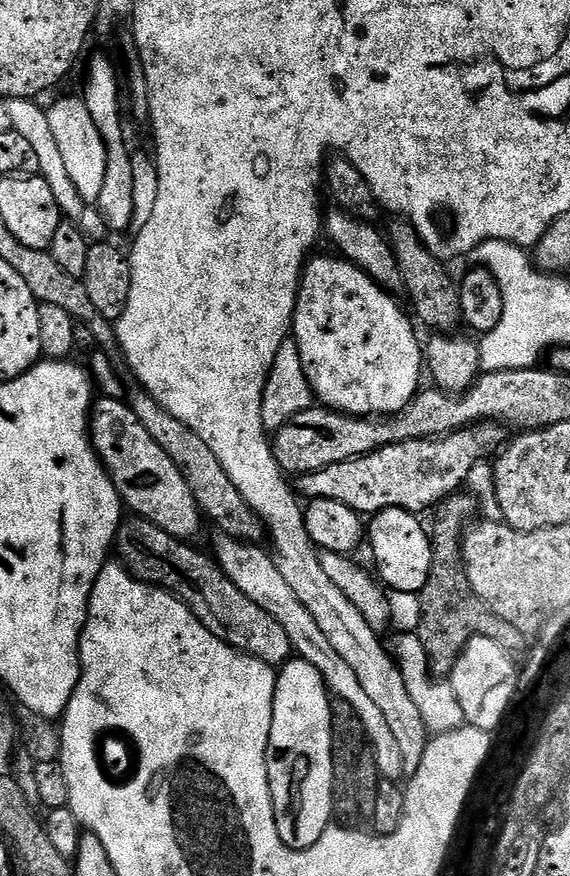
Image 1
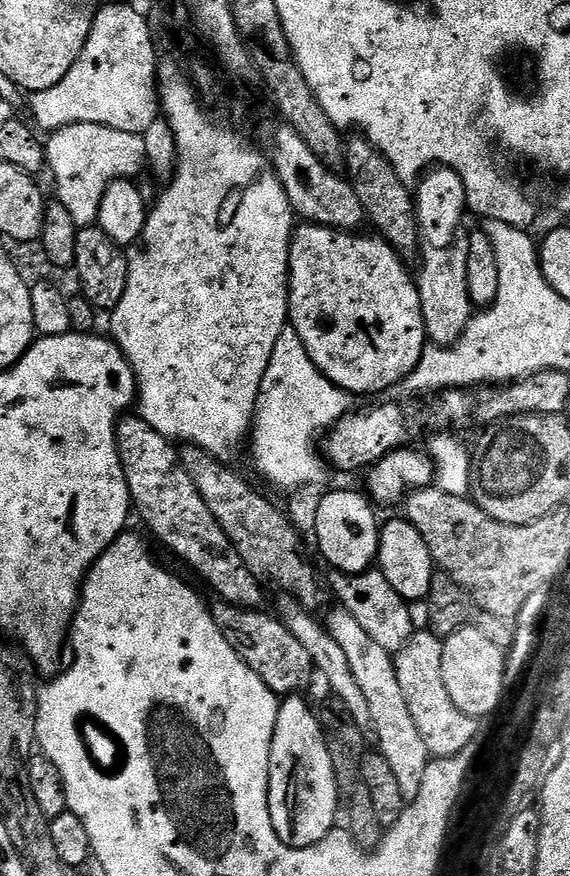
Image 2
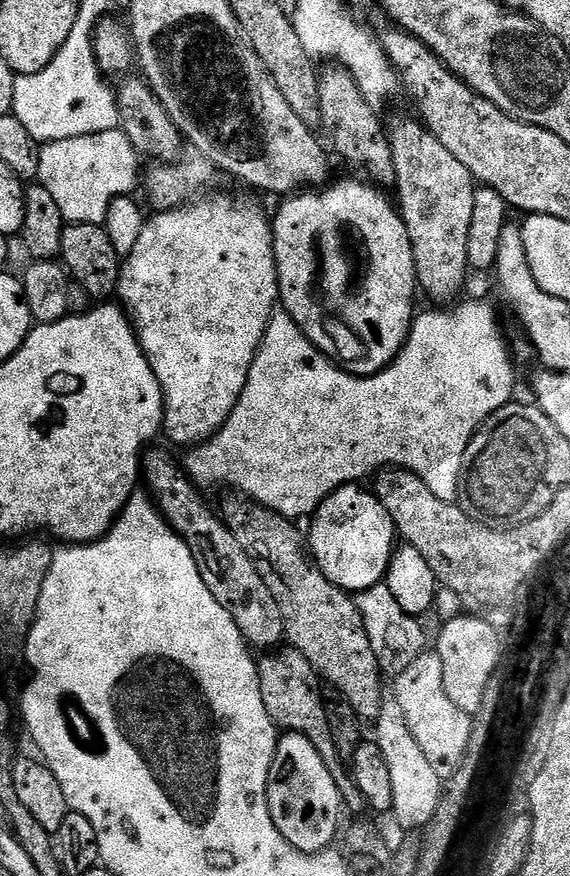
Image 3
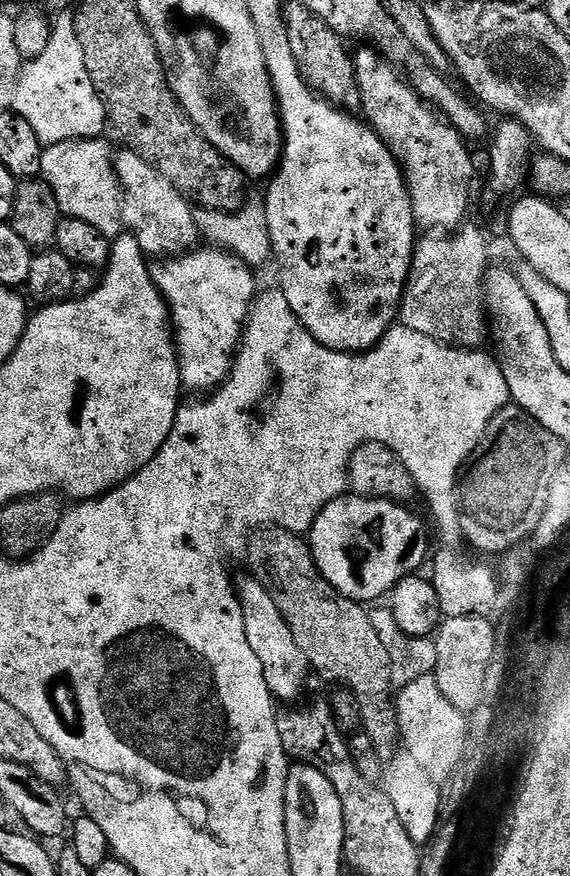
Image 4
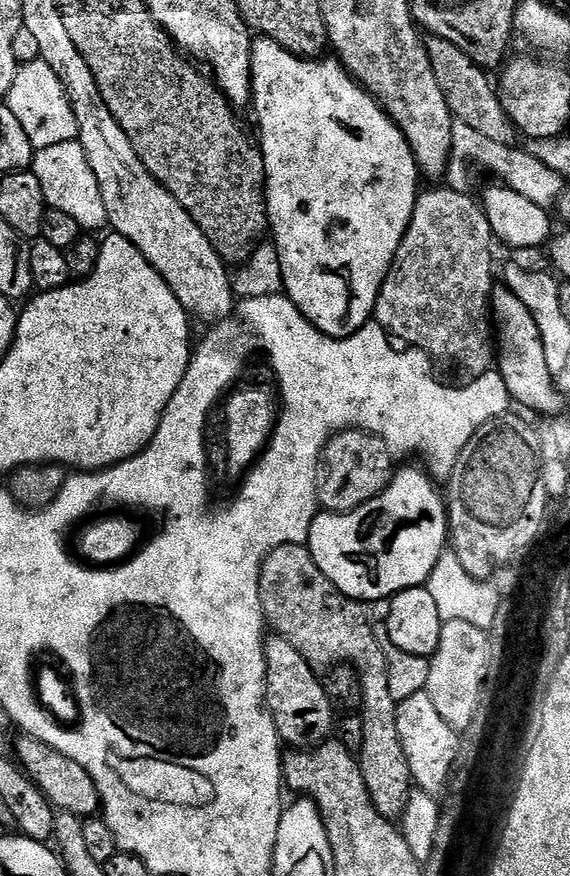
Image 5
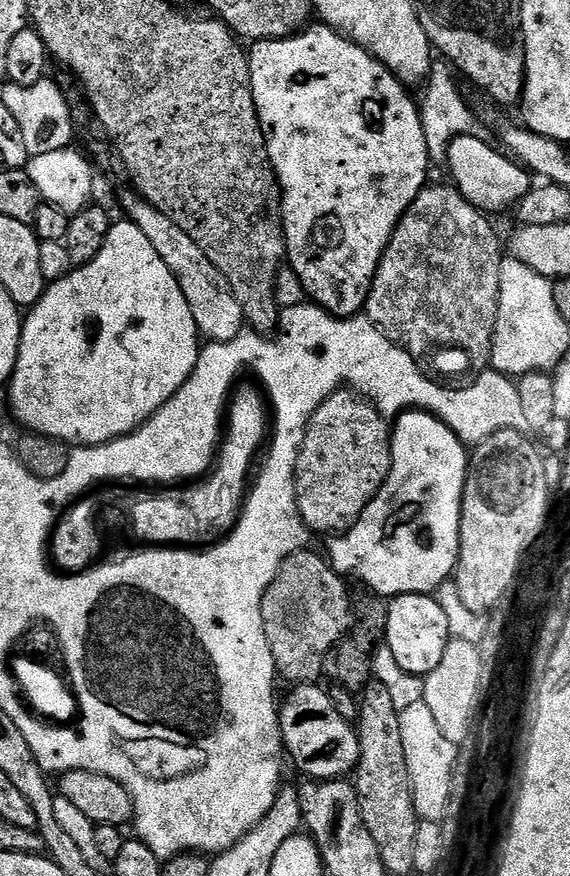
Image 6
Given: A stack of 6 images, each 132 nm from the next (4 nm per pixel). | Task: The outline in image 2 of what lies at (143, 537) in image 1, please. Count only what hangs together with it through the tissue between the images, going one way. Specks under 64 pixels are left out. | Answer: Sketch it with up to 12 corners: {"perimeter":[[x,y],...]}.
{"perimeter":[[211,605],[226,642],[277,697],[314,677],[306,646],[264,610]]}

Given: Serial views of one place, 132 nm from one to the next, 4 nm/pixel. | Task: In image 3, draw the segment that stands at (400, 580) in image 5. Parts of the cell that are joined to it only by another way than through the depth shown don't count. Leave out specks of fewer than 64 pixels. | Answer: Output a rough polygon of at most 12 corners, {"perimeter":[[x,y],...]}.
{"perimeter":[[342,485],[306,535],[334,586],[387,577],[398,533],[380,499]]}

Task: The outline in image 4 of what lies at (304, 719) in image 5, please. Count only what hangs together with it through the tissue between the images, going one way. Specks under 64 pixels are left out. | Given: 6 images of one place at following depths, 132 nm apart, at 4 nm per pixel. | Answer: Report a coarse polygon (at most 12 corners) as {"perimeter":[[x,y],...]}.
{"perimeter":[[237,575],[246,642],[277,701],[296,702],[306,654],[270,590]]}

